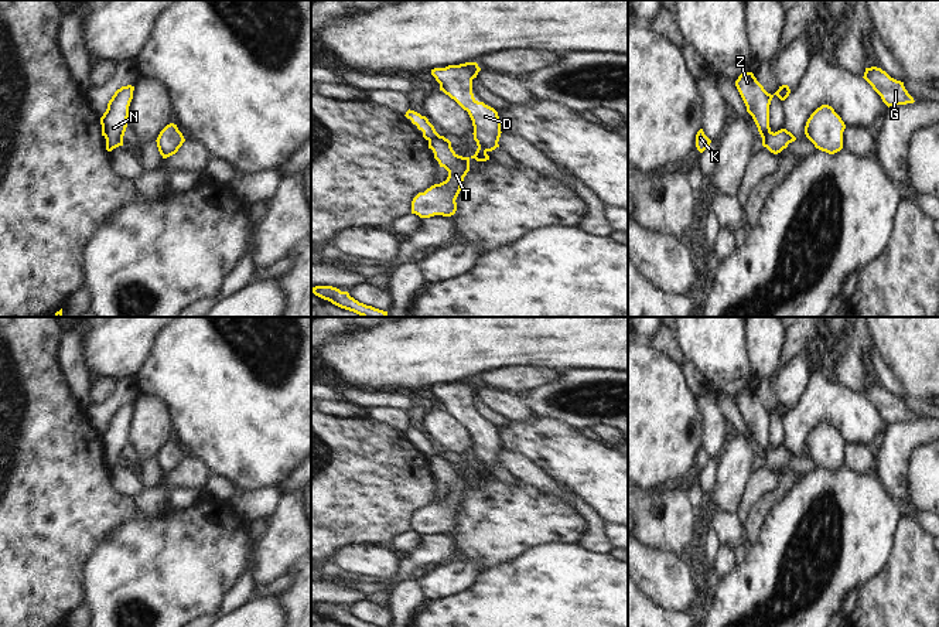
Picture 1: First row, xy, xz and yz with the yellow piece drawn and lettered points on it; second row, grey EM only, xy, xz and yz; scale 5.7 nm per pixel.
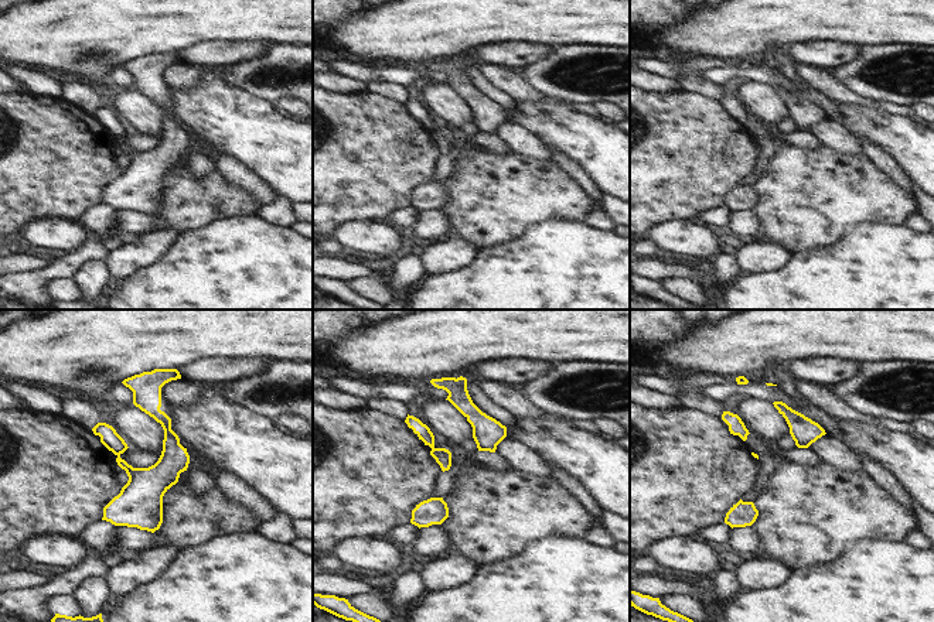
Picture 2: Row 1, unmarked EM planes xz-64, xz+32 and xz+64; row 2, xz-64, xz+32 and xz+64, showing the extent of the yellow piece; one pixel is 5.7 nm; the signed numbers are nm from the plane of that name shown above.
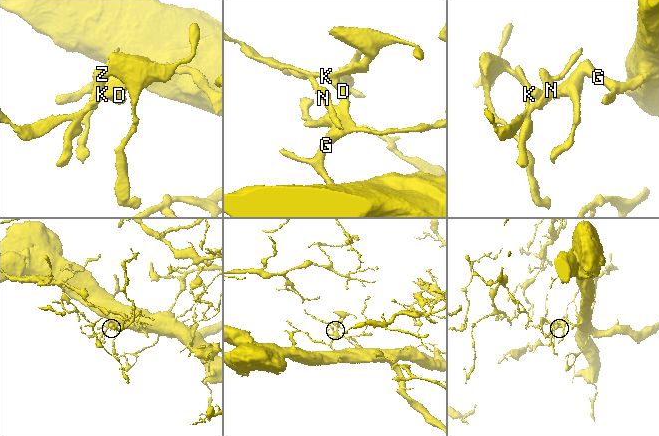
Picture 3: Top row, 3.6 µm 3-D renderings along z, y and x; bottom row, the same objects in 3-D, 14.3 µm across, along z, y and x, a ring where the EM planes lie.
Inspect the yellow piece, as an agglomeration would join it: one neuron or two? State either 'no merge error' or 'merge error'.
merge error

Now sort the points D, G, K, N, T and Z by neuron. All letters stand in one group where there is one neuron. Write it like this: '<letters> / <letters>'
D G K T / N Z

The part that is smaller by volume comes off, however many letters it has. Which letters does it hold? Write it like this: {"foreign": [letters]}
{"foreign": ["N", "Z"]}

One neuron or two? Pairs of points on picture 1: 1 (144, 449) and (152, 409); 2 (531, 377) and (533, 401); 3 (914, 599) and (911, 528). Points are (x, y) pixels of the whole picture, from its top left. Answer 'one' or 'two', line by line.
1: one
2: two
3: one

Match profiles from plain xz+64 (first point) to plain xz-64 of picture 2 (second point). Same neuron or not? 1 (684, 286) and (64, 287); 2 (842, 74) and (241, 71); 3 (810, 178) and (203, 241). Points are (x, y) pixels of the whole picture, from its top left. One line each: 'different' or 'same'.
1: same
2: same
3: different

